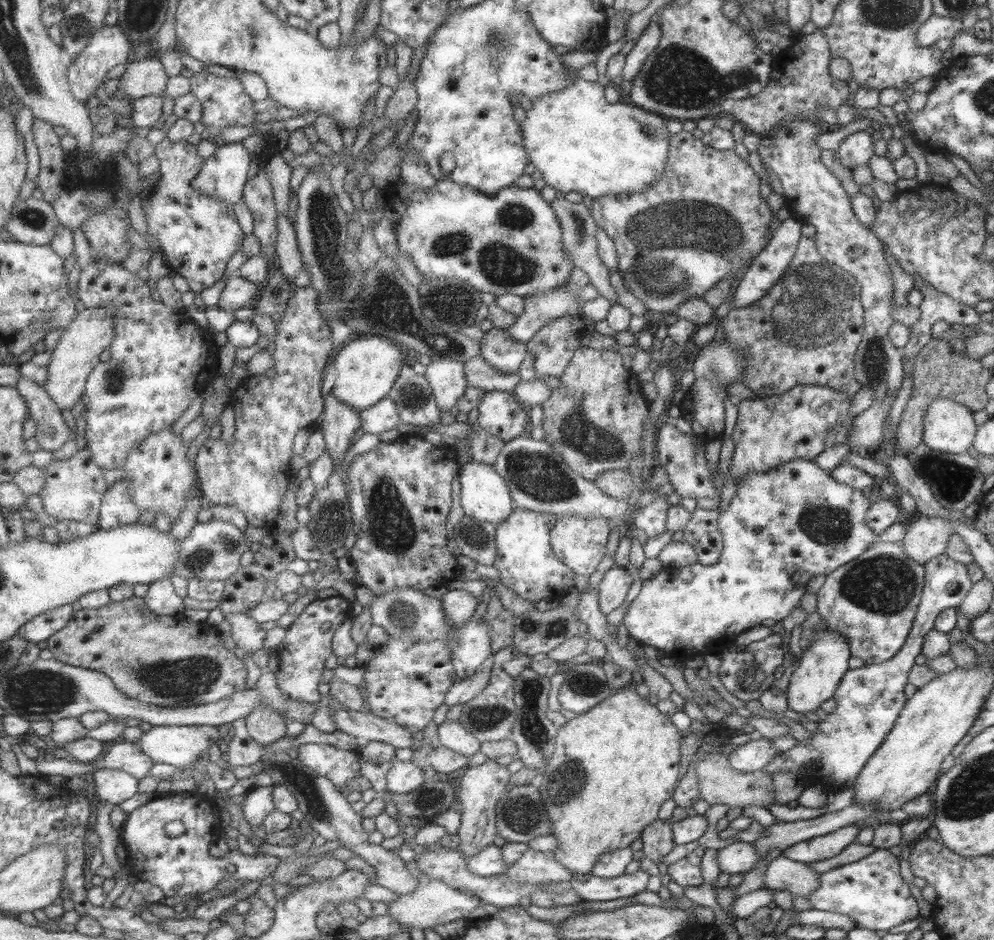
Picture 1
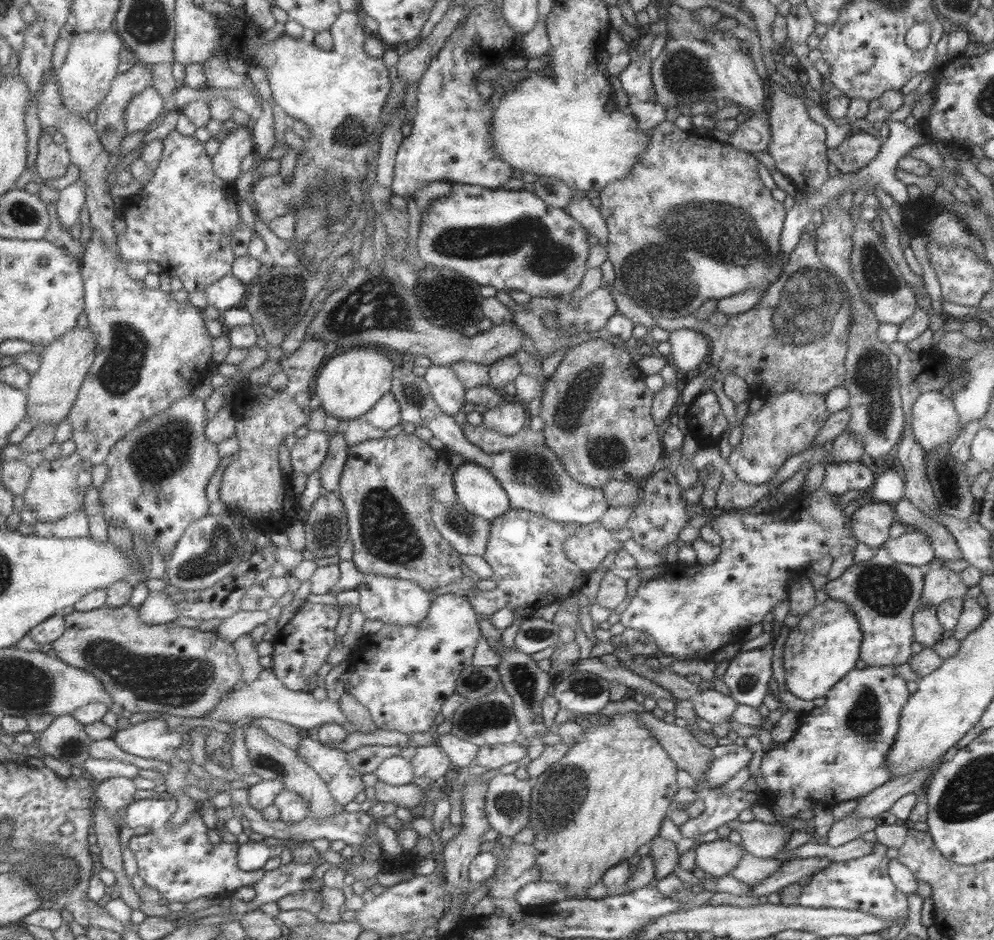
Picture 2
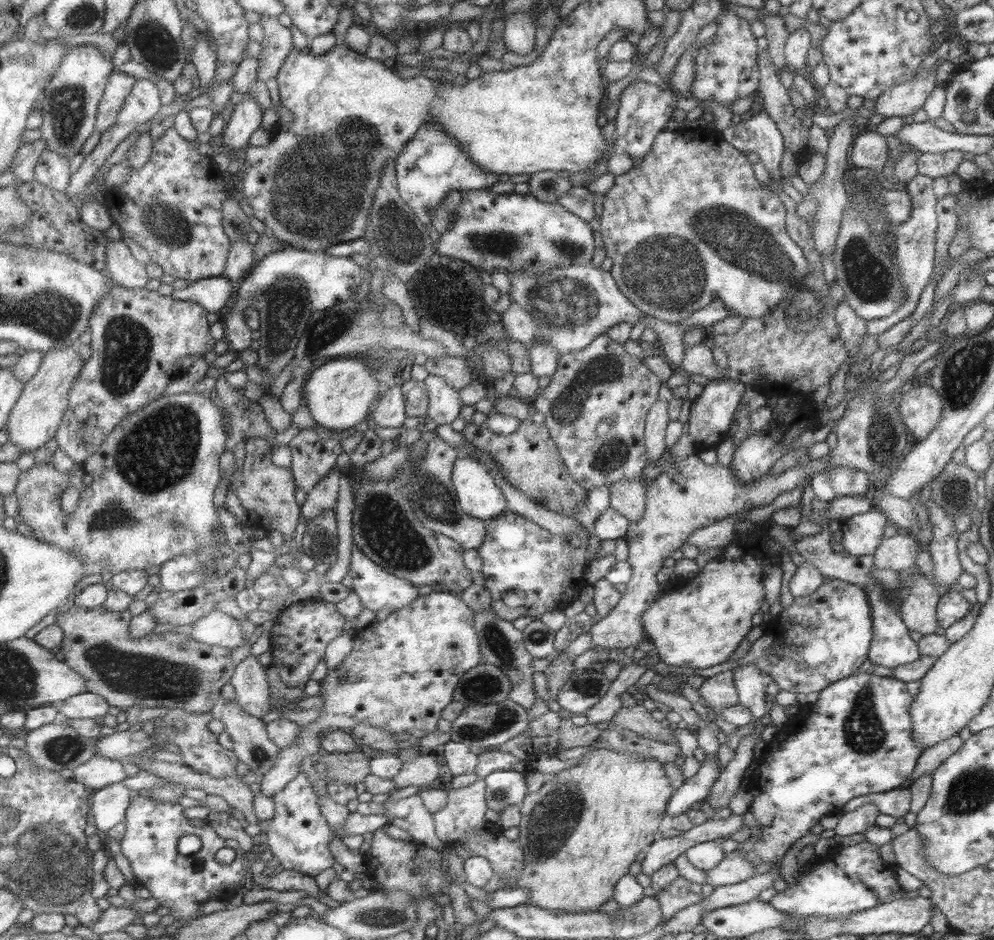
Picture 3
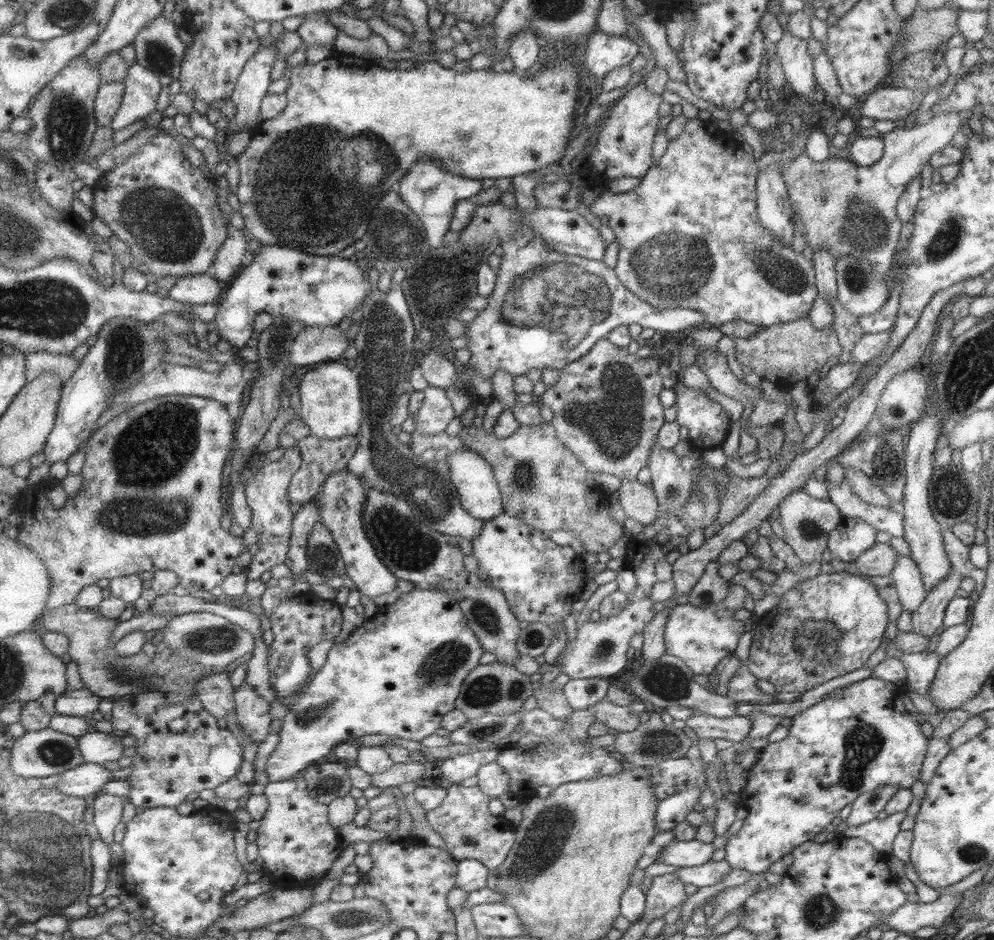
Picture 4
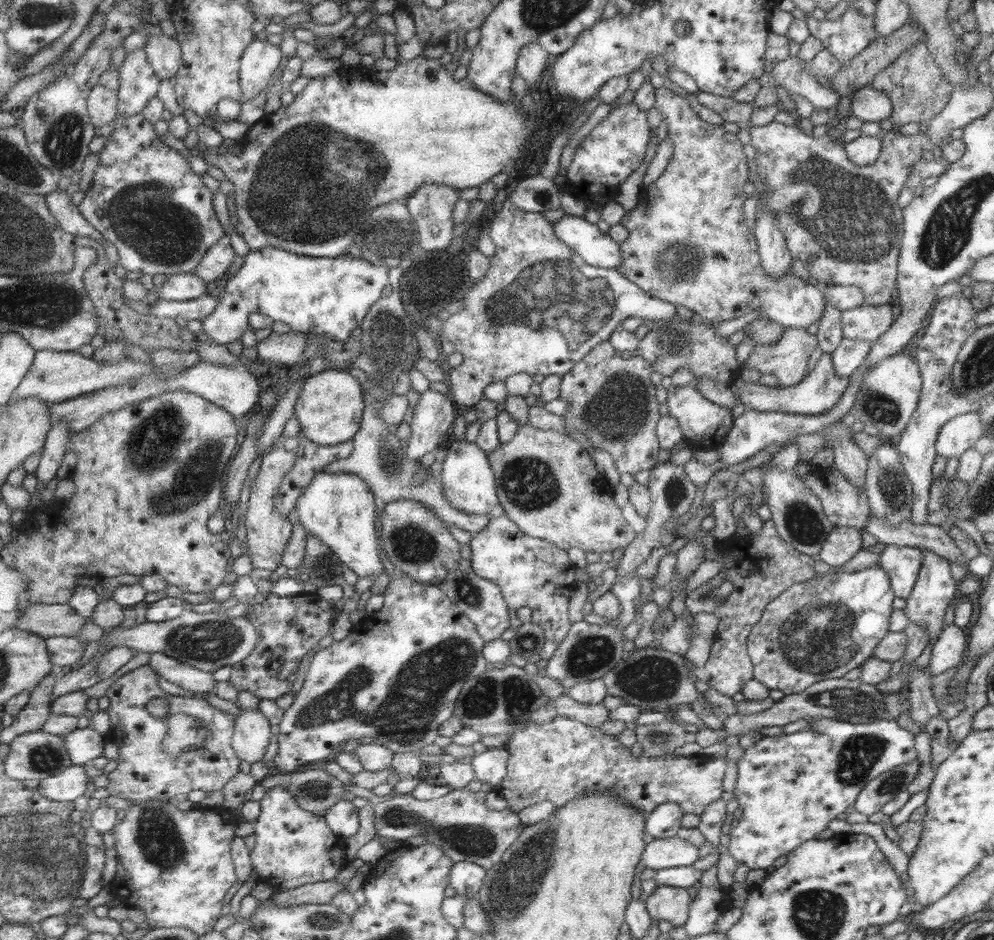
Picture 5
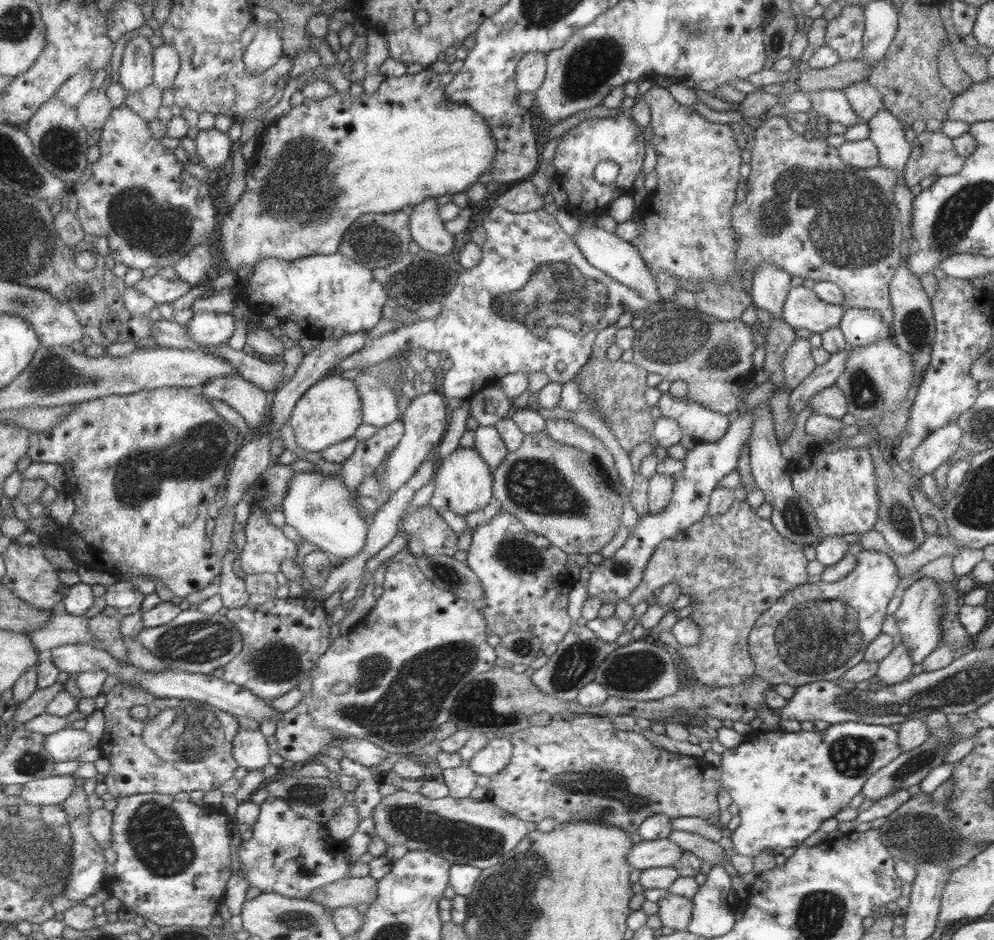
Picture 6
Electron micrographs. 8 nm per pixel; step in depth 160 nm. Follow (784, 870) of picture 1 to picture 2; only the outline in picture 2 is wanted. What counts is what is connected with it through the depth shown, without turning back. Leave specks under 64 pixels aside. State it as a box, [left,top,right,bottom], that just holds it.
[727,850,781,885]

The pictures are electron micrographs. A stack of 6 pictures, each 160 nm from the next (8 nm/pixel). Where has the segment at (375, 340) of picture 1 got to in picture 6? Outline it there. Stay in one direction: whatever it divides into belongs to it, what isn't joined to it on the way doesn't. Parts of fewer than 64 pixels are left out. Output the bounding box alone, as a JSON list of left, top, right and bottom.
[291,373,362,453]

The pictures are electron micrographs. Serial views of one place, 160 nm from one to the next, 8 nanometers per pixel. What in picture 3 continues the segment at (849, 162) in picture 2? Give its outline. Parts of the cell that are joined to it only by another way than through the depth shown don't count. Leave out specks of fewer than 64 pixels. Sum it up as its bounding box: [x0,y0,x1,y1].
[851,130,887,175]

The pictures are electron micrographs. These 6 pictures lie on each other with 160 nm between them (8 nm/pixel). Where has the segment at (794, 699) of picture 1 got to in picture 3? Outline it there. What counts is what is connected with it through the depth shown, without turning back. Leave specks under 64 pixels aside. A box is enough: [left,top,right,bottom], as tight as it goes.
[737,578,872,694]

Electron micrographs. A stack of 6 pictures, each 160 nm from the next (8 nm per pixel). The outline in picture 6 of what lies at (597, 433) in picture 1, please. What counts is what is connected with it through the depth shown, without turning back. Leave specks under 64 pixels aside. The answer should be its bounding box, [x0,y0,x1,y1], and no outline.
[572,325,654,456]

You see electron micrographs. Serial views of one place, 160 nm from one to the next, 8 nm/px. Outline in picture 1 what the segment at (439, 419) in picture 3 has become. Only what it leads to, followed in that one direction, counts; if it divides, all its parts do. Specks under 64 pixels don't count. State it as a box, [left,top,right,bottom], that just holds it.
[423,360,466,410]

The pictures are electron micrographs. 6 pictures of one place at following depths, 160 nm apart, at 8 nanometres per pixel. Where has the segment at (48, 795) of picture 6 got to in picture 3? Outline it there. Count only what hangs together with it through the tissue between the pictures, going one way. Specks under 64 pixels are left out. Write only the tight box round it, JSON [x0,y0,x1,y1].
[73,755,127,792]

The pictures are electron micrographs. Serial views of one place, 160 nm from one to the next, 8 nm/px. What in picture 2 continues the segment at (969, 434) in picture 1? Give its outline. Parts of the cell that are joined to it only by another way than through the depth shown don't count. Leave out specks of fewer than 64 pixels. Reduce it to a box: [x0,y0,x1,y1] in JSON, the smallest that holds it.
[911,391,961,452]

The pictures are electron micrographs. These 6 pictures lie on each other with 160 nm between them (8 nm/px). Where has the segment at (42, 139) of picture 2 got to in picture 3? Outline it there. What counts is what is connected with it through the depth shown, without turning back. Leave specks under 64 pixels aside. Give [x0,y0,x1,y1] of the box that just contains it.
[36,149,72,192]

